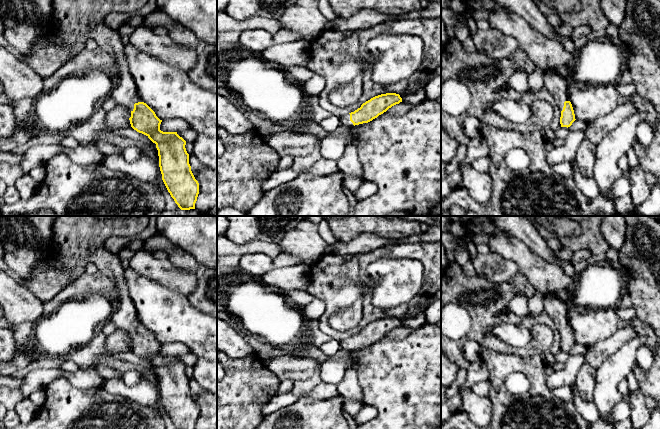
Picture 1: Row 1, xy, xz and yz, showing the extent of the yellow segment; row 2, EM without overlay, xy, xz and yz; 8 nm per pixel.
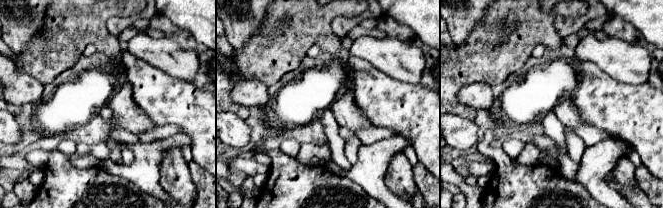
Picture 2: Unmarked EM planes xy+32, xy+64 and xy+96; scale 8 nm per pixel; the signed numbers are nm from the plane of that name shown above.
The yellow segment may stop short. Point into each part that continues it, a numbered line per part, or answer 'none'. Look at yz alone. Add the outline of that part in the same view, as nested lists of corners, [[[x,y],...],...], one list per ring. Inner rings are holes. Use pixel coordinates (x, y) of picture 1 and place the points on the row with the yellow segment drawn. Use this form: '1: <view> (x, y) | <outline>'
1: yz (555, 83) | [[[547,71],[543,73],[543,83],[562,111],[564,102],[570,101],[565,78],[555,71]]]

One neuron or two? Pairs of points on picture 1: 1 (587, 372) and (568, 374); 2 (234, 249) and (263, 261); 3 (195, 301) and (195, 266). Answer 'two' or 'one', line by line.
1: two
2: two
3: one

